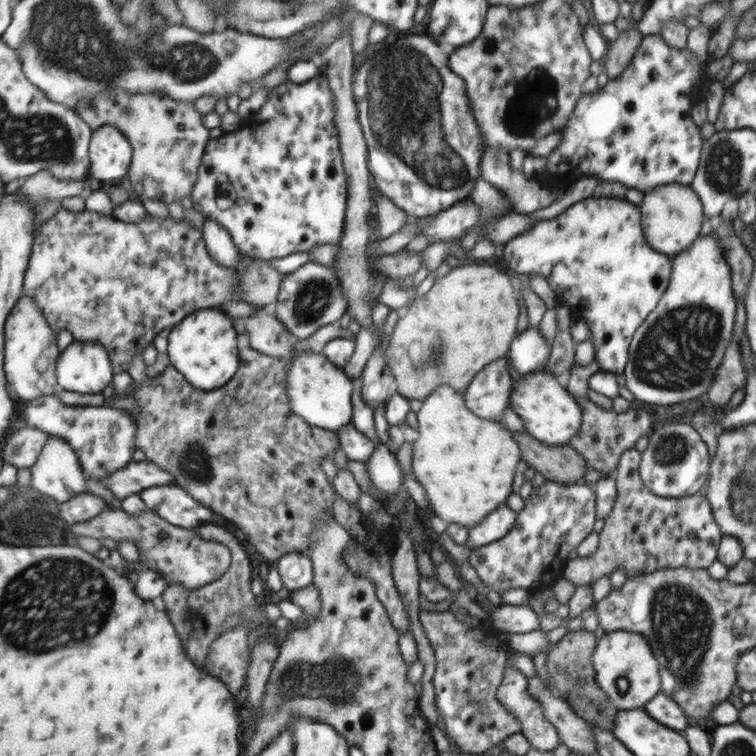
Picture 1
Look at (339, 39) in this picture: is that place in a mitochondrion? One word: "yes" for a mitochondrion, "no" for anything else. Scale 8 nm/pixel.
no

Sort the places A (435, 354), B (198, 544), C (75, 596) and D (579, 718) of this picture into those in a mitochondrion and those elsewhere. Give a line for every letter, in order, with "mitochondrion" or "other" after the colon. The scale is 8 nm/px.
A: mitochondrion
B: other
C: mitochondrion
D: other

